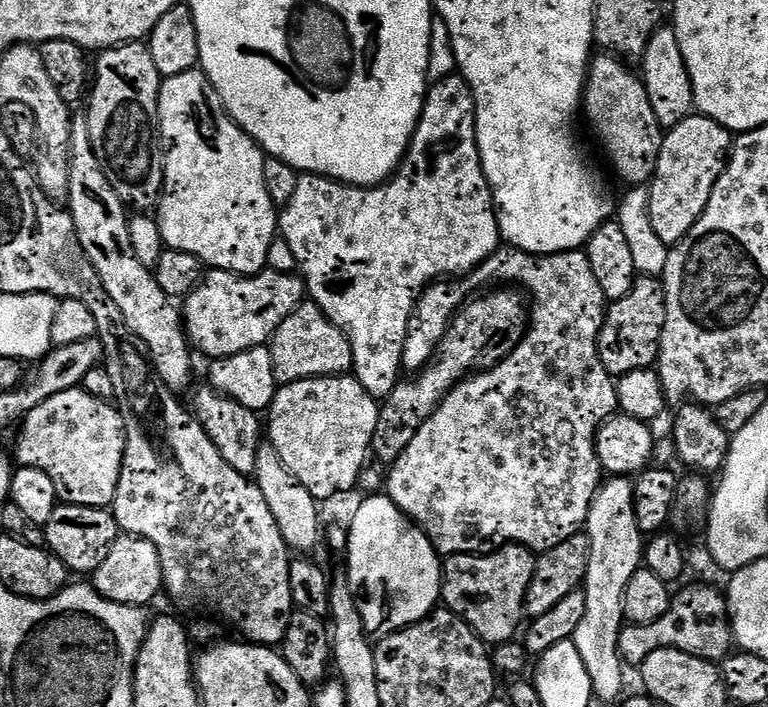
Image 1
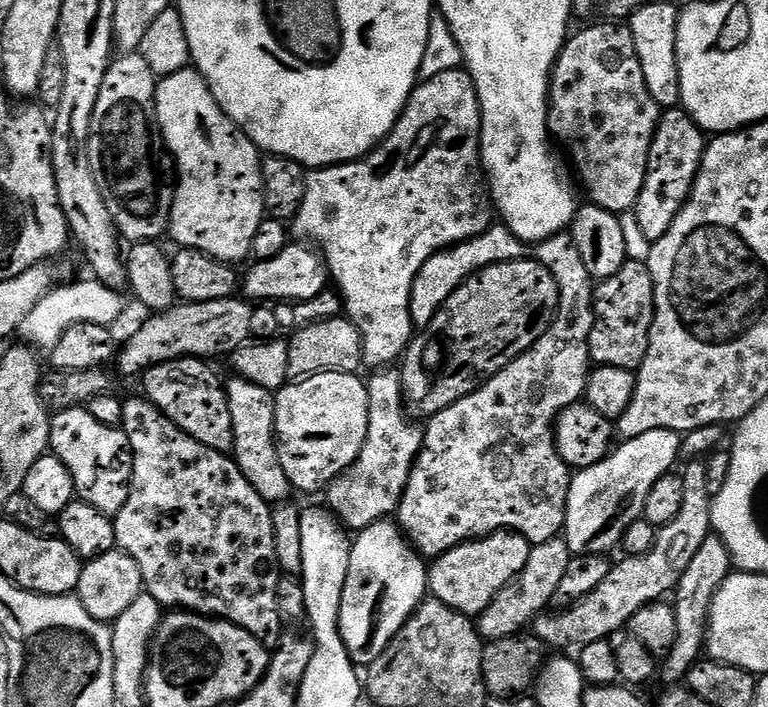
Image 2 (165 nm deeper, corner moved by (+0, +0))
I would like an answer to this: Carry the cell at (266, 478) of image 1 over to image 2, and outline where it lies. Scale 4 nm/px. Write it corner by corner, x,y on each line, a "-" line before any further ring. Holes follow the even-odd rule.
229,379
226,384
230,402
230,418
234,422
234,446
231,455
242,470
246,482
258,490
258,494
270,506
289,499
294,489
276,449
276,397
271,391
258,386
253,380

